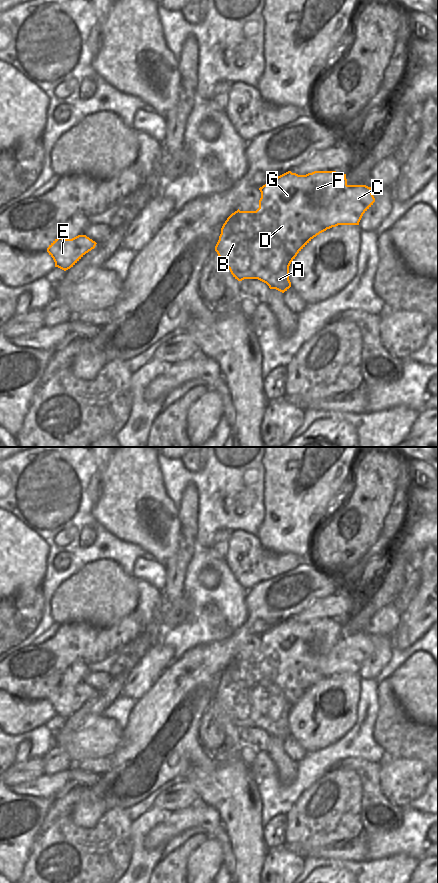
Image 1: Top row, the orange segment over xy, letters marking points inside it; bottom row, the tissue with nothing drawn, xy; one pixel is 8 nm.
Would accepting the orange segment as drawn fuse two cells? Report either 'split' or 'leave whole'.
split

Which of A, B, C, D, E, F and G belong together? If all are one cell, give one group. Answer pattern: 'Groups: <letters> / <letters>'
Groups: A B D E F G / C

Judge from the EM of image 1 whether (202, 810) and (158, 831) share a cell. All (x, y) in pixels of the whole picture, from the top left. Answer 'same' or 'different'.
same

